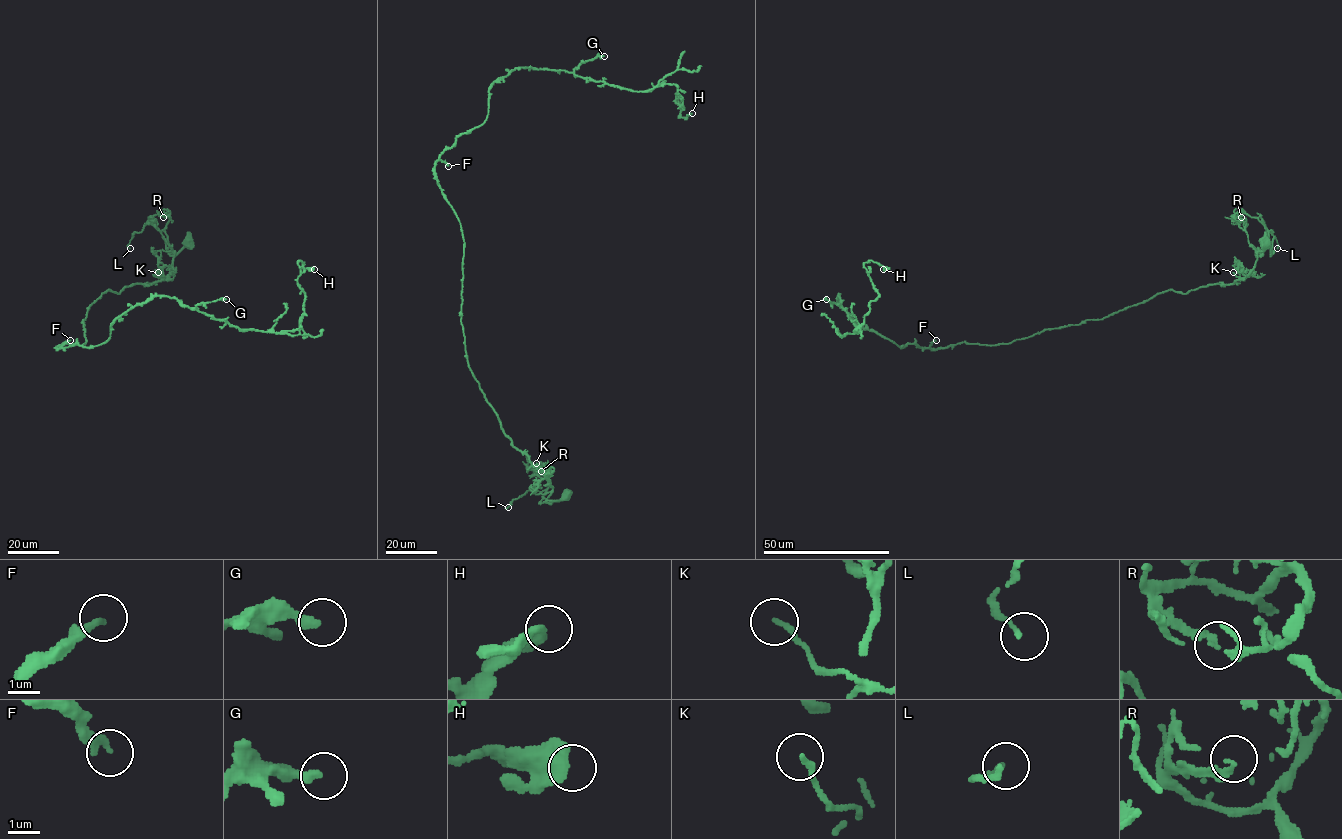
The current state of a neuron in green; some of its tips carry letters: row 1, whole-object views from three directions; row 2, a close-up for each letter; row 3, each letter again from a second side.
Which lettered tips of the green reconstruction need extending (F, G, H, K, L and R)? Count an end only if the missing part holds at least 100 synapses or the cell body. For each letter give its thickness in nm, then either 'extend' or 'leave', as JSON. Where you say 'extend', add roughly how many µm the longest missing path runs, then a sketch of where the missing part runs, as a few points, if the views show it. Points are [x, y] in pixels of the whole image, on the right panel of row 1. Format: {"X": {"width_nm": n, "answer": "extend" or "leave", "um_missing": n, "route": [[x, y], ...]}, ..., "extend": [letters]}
{"F": {"width_nm": 260, "answer": "leave"}, "G": {"width_nm": 300, "answer": "leave"}, "H": {"width_nm": 500, "answer": "leave"}, "K": {"width_nm": 170, "answer": "leave"}, "L": {"width_nm": 160, "answer": "leave"}, "R": {"width_nm": 180, "answer": "leave"}, "extend": []}

